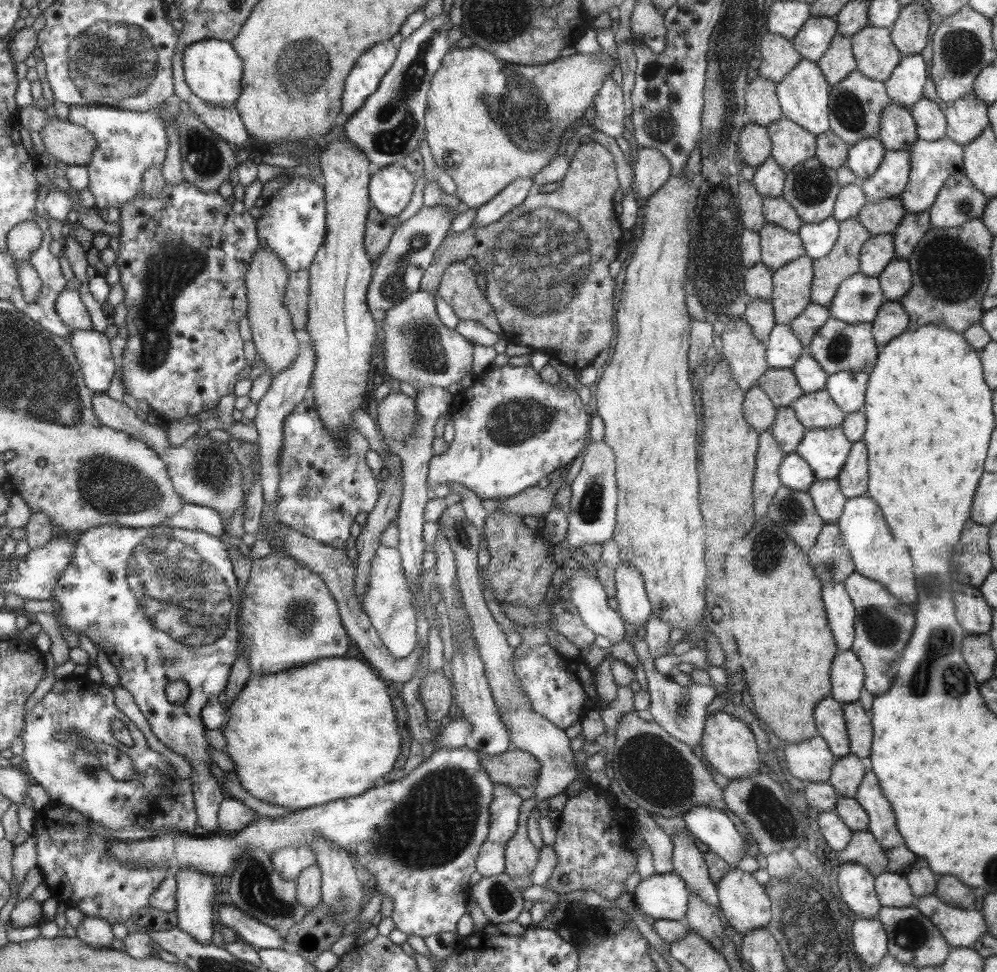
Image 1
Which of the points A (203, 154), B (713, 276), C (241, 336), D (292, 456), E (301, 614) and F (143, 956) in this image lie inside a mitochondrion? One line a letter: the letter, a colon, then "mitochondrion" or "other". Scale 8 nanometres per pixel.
A: mitochondrion
B: mitochondrion
C: other
D: mitochondrion
E: mitochondrion
F: other

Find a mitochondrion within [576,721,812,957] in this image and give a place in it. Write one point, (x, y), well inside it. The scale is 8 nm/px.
(658, 773)

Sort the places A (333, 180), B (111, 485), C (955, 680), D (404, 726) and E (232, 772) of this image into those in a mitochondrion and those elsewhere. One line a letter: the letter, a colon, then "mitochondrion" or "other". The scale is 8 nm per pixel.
A: other
B: mitochondrion
C: mitochondrion
D: other
E: other

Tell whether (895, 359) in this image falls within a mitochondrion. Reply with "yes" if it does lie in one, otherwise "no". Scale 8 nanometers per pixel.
no

